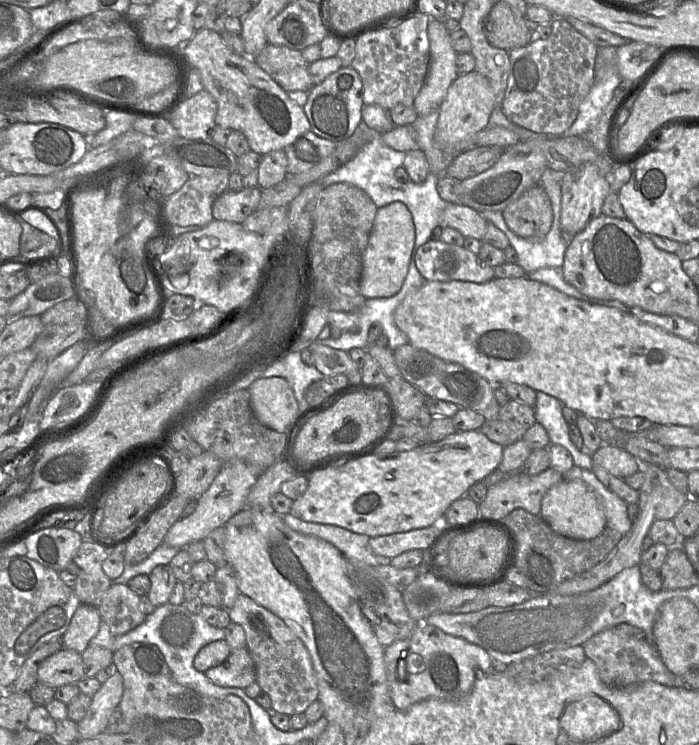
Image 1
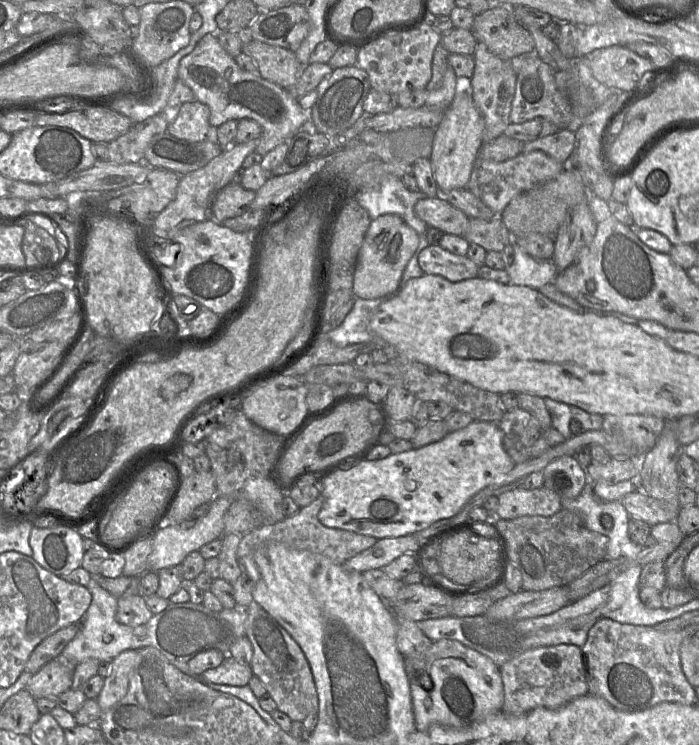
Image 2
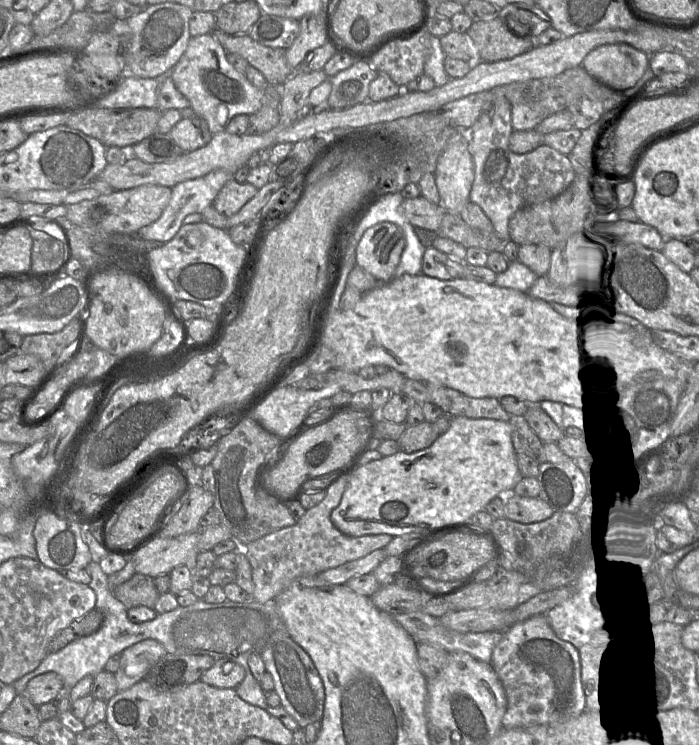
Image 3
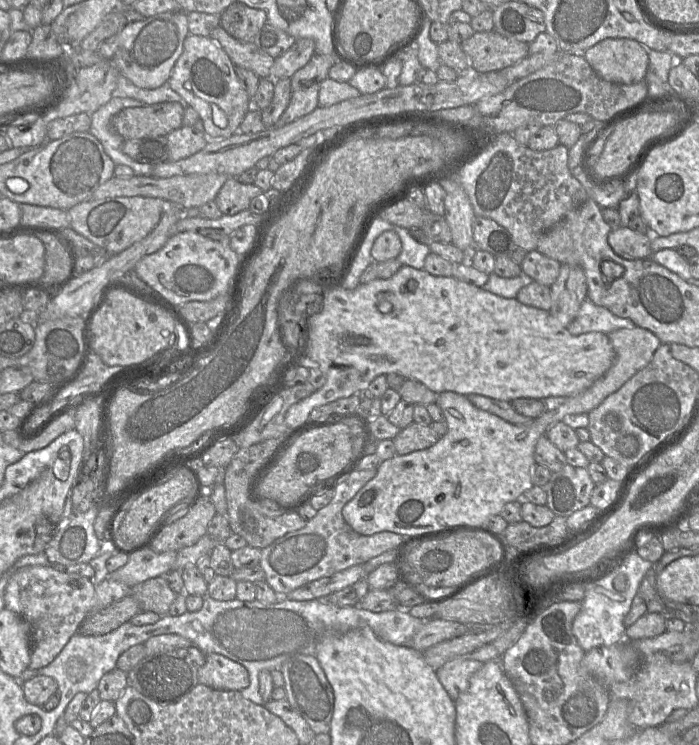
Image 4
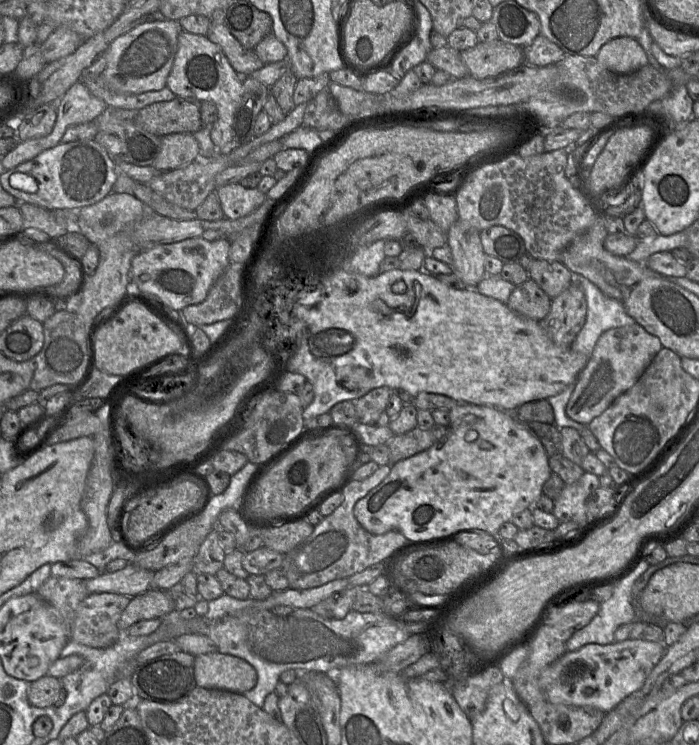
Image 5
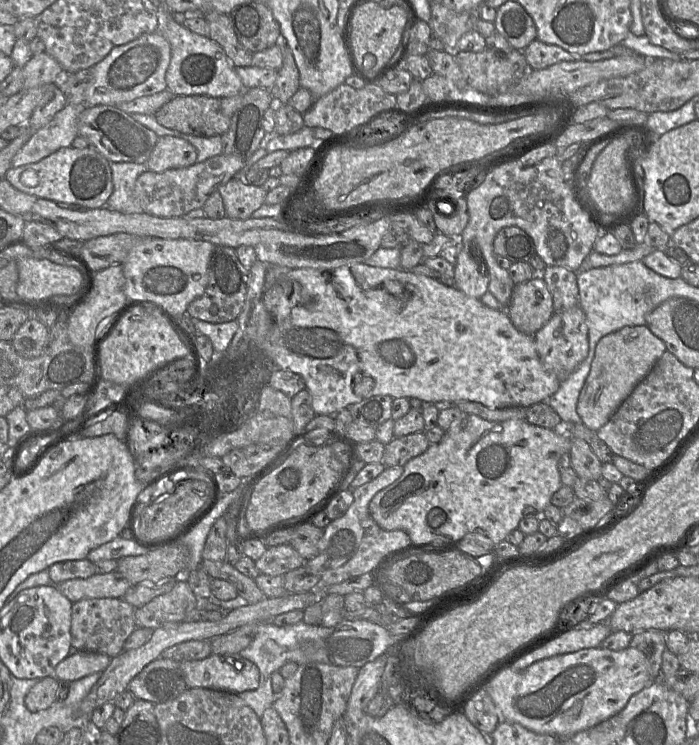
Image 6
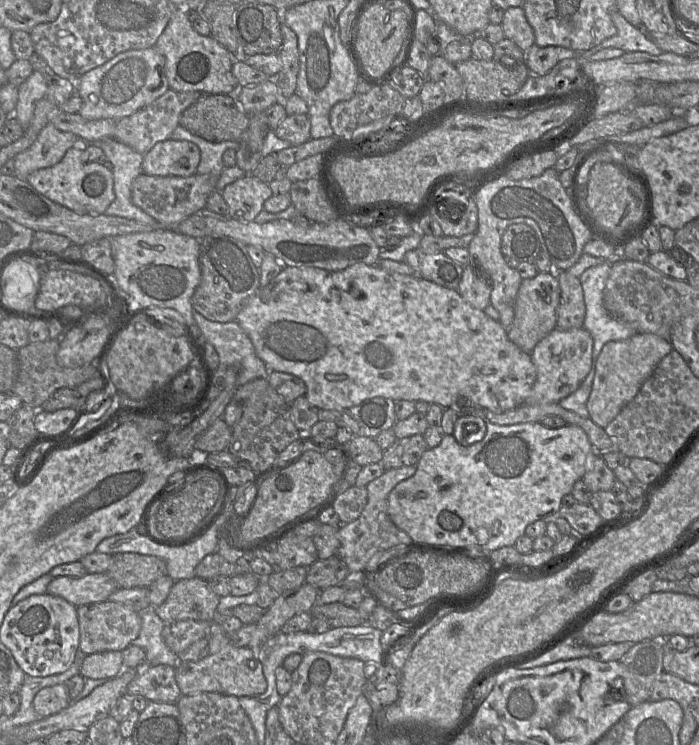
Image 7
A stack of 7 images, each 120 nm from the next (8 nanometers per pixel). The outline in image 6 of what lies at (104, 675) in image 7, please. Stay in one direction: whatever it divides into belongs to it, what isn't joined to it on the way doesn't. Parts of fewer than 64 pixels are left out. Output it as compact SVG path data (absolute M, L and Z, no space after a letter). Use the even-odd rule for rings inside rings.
M74 651L55 667L55 678L58 681L72 682L97 672L103 672L112 658L106 654Z

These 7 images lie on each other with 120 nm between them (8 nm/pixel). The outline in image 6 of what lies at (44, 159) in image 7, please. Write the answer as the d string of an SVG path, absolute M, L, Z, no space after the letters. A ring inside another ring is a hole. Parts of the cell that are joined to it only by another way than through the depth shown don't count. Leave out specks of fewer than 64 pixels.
M67 103L63 109L55 114L53 119L44 127L33 132L29 141L12 159L12 167L20 167L26 164L36 163L57 150L70 147L78 135L78 117L86 105Z

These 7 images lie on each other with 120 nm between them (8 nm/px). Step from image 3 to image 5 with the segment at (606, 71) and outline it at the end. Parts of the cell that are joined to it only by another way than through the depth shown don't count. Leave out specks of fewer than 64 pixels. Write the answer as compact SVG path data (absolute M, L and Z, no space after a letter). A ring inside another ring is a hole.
M617 37L605 43L596 55L608 70L617 74L630 74L648 64L646 52L637 39Z

